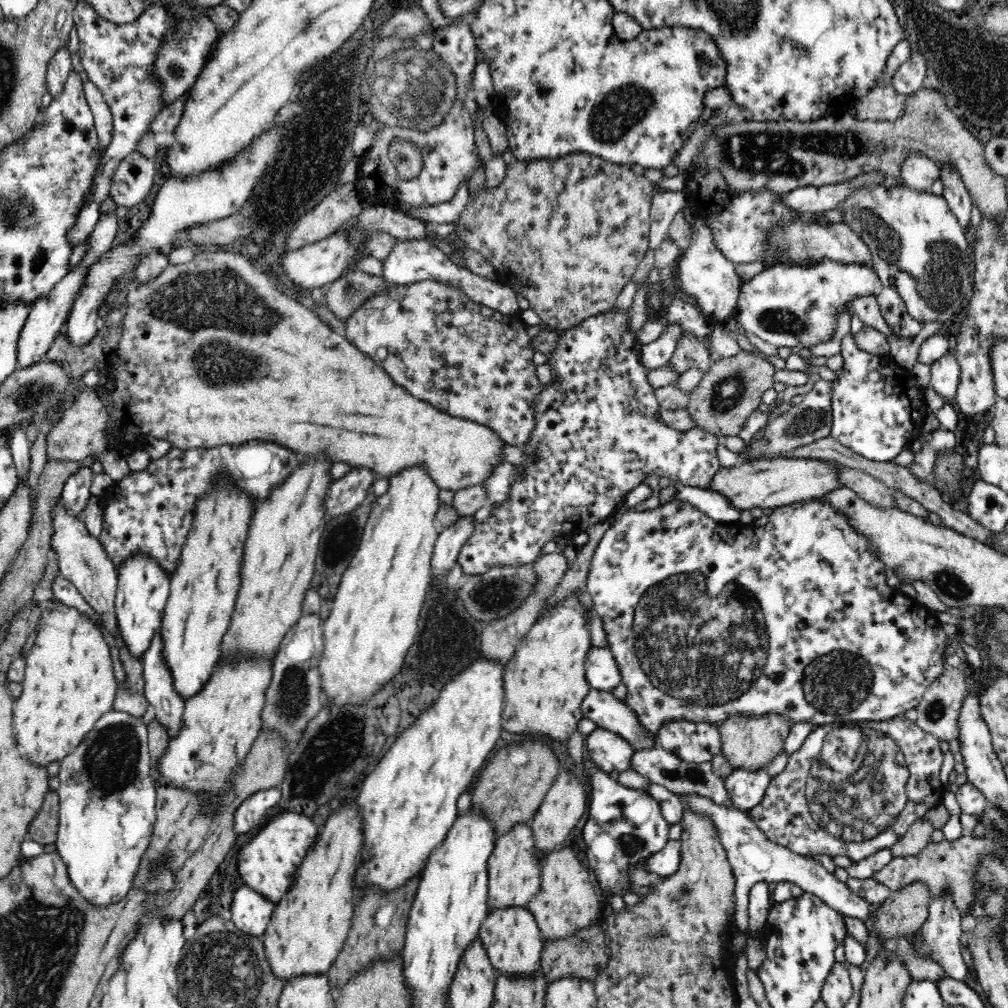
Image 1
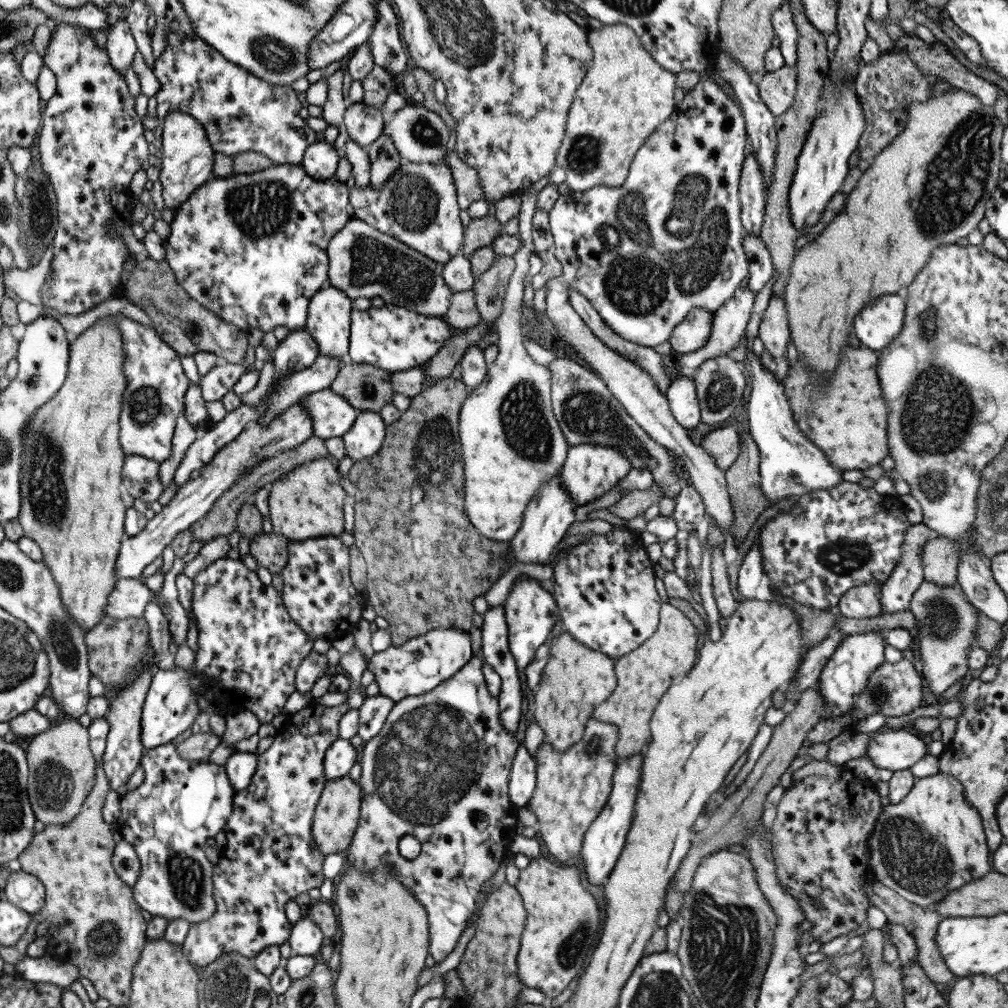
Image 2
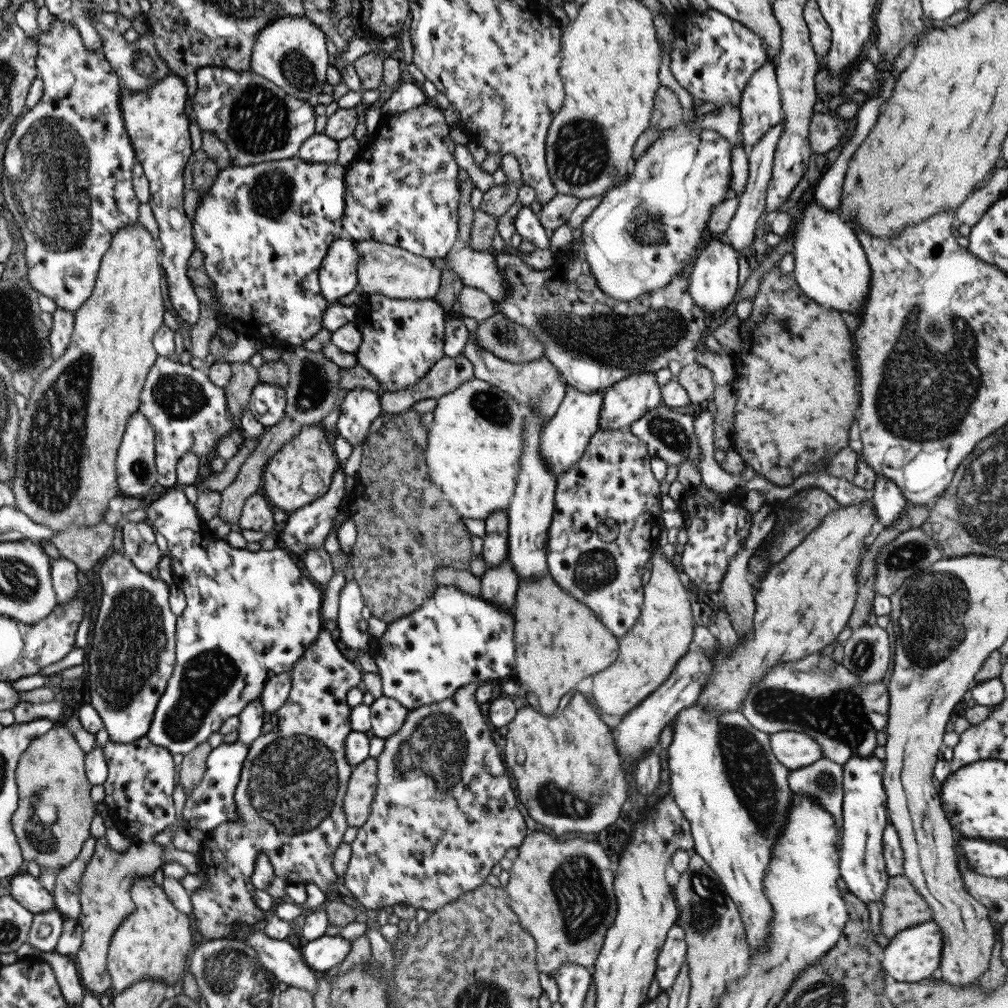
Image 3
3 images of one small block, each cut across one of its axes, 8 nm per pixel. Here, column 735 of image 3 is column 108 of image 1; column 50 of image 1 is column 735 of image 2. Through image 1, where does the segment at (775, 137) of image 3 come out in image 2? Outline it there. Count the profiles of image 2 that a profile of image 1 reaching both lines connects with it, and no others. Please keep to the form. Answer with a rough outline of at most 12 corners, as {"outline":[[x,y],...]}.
{"outline":[[738,287],[714,312],[708,342],[676,356],[676,376],[727,355],[744,336],[755,294]]}

